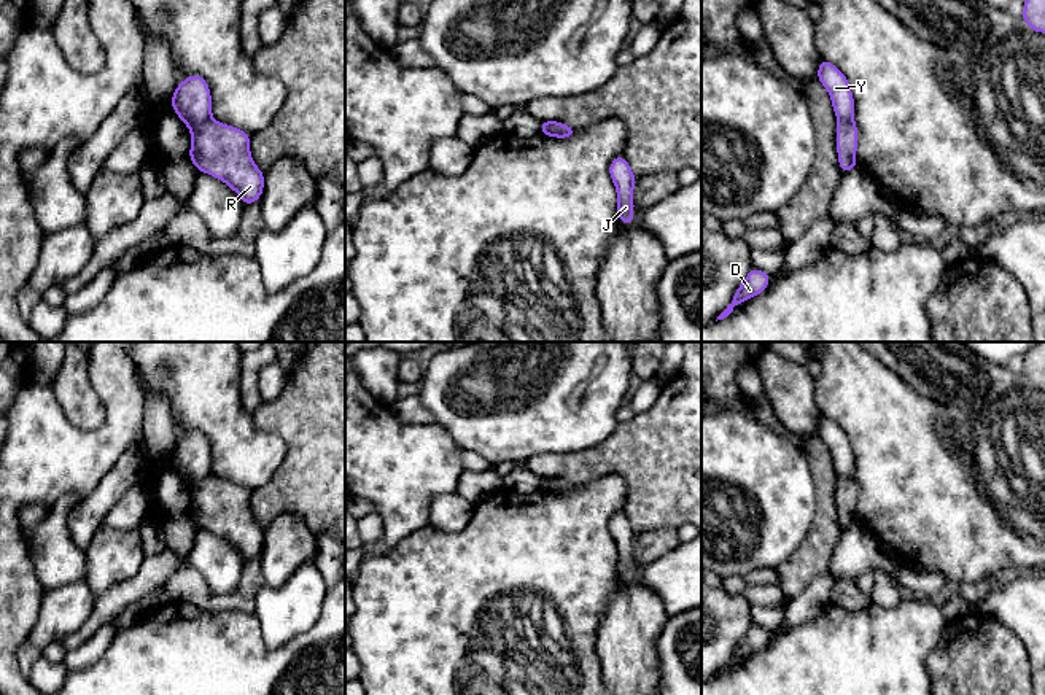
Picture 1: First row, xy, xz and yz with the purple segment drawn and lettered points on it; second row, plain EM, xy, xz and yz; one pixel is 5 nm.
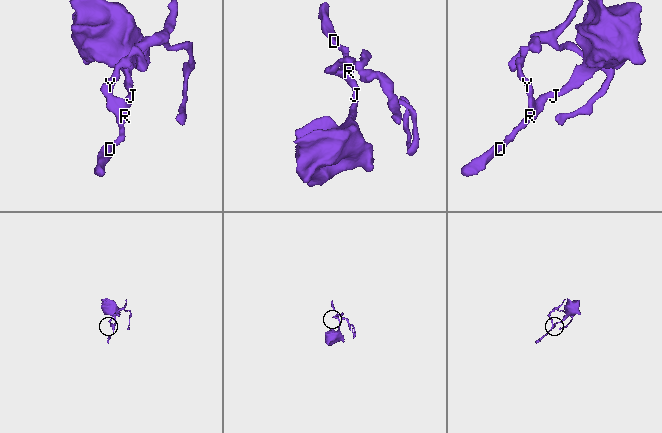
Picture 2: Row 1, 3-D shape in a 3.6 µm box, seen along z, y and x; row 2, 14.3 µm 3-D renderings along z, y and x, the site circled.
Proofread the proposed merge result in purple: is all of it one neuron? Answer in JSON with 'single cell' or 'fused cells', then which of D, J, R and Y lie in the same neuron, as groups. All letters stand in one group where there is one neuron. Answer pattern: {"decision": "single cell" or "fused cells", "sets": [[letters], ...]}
{"decision": "fused cells", "sets": [["D", "J", "R"], ["Y"]]}

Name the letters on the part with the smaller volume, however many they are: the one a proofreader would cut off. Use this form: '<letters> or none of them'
Y

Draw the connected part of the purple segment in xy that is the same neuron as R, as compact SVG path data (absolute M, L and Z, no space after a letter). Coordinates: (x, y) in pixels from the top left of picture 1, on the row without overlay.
M212 474L191 483L189 515L196 525L224 538L242 553L243 561L259 557L264 546L264 530L254 522L248 504L250 493L250 490Z

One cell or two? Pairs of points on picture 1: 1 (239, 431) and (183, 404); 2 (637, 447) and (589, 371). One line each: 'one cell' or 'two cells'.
1: one cell
2: two cells

